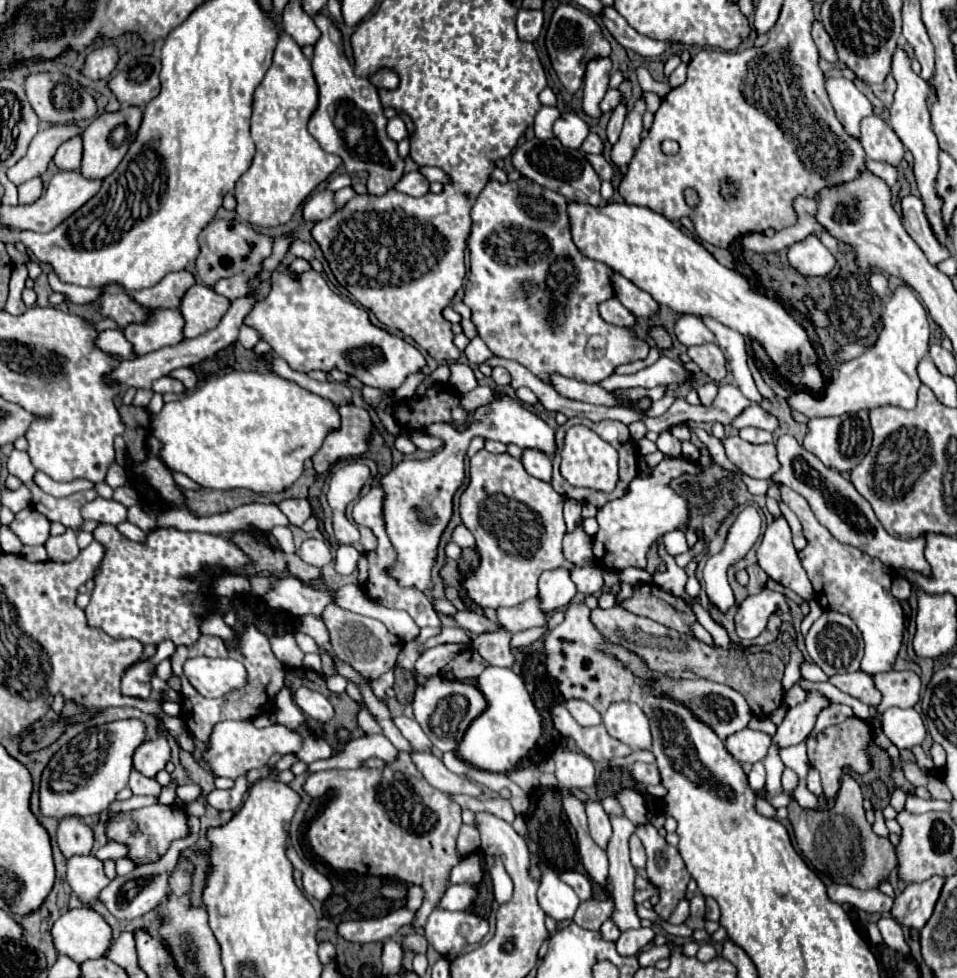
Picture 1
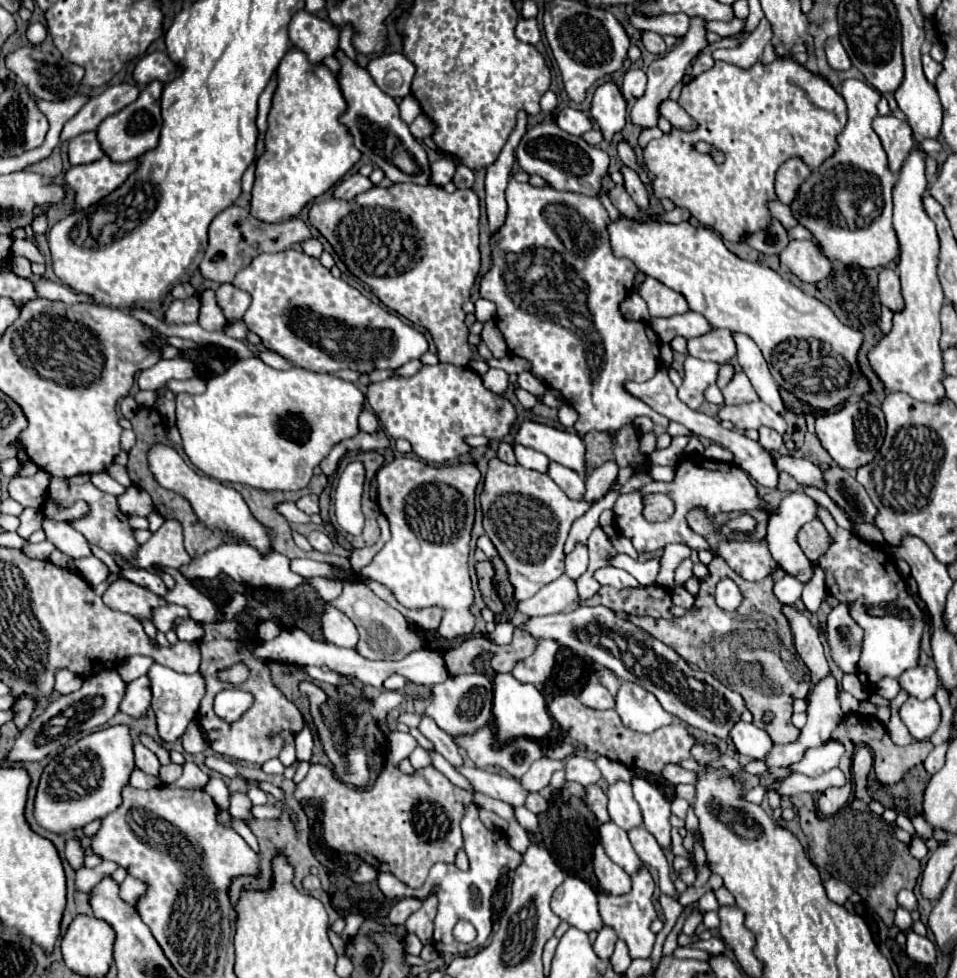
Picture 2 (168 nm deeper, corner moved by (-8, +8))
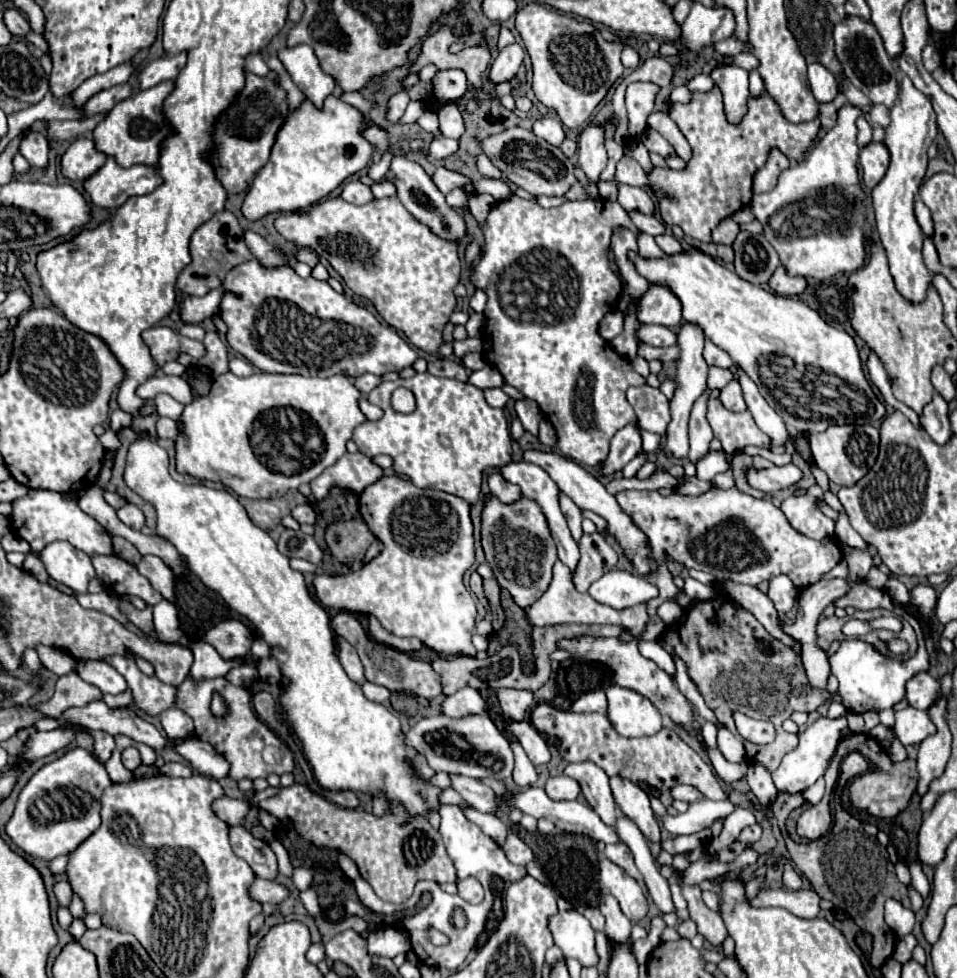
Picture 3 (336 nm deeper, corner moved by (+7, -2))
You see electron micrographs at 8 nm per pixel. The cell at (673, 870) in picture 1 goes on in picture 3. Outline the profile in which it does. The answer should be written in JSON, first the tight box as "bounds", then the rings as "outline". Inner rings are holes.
{"bounds":[611,777,659,843],"outline":[[[611,777],[611,791],[617,807],[641,829],[641,833],[645,833],[645,839],[649,843],[659,843],[659,823],[647,793],[639,785],[621,777]]]}

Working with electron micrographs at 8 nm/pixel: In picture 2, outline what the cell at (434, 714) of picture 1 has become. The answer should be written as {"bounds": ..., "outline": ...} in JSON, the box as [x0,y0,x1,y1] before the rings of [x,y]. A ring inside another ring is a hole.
{"bounds":[422,673,492,735],"outline":[[[480,673],[448,677],[444,683],[432,687],[432,701],[422,715],[432,717],[448,735],[452,735],[452,731],[476,731],[480,723],[492,719],[492,683]]]}

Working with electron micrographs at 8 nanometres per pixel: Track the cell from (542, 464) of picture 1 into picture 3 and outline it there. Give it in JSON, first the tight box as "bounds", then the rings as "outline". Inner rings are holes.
{"bounds":[561,493,583,541],"outline":[[[561,493],[561,511],[567,519],[567,525],[571,529],[571,535],[575,541],[579,541],[579,537],[583,535],[581,531],[581,521],[583,521],[583,515],[581,515],[581,509],[577,505],[573,505],[573,501],[569,501],[569,497],[565,497],[565,493]]]}

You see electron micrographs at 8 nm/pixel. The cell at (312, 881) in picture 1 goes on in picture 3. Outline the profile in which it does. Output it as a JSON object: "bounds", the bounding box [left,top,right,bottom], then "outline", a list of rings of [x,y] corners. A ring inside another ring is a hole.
{"bounds":[251,879,291,905],"outline":[[[255,879],[251,887],[251,897],[259,903],[271,903],[271,905],[281,905],[285,899],[289,899],[291,891],[285,883],[279,881],[265,881],[265,879]]]}

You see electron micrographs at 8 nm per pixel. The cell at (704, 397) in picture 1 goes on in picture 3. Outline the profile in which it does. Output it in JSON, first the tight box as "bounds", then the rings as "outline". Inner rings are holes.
{"bounds":[707,367,733,391],"outline":[[[711,367],[711,369],[709,369],[709,381],[707,381],[707,385],[709,385],[711,391],[713,391],[713,389],[723,389],[731,379],[733,379],[733,373],[731,373],[729,369]]]}

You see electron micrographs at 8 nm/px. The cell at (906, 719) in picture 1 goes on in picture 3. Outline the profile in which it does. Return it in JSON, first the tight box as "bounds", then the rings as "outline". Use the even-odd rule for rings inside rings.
{"bounds":[893,707,935,747],"outline":[[[905,707],[901,711],[895,711],[893,731],[897,739],[907,747],[907,745],[919,745],[927,735],[935,733],[935,725],[925,711],[919,711],[915,707]]]}

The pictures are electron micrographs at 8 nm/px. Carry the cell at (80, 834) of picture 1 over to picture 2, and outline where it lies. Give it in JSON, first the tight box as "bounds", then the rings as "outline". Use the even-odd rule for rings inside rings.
{"bounds":[66,839,84,871],"outline":[[[70,839],[70,841],[66,843],[66,859],[68,859],[68,863],[72,865],[74,871],[82,869],[82,865],[84,865],[84,853],[82,853],[80,841]]]}

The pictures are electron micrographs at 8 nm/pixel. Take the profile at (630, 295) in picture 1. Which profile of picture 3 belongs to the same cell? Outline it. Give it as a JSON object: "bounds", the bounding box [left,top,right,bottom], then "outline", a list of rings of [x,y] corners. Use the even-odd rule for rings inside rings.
{"bounds":[637,285,681,327],"outline":[[[649,285],[649,289],[637,301],[637,319],[641,325],[665,325],[675,327],[681,323],[681,303],[665,287]]]}

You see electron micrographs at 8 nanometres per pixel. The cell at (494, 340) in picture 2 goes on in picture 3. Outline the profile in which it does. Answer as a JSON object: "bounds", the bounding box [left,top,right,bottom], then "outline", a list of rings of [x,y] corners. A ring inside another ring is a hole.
{"bounds":[483,387,509,407],"outline":[[[499,387],[483,389],[483,395],[485,395],[485,401],[487,401],[491,407],[503,407],[503,405],[507,403],[507,399],[509,399]]]}

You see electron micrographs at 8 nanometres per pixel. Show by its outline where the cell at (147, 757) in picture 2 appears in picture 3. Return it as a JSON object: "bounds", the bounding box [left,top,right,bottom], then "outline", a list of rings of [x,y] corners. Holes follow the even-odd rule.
{"bounds":[121,747,141,771],"outline":[[[127,747],[127,749],[121,753],[121,761],[123,761],[123,765],[125,765],[129,771],[135,771],[135,769],[141,765],[139,751],[137,751],[135,747]]]}

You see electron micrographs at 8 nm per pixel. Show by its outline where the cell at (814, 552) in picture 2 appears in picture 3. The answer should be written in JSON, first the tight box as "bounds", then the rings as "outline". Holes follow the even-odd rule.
{"bounds":[615,487,841,589],"outline":[[[711,487],[701,495],[683,495],[683,493],[659,495],[657,491],[621,491],[615,497],[621,509],[625,509],[625,513],[633,517],[633,523],[649,537],[649,545],[653,545],[653,557],[657,557],[657,561],[667,557],[685,565],[687,569],[699,569],[711,573],[717,577],[717,581],[729,579],[757,587],[765,579],[769,581],[777,575],[787,575],[795,583],[795,587],[803,589],[807,585],[817,583],[821,575],[833,569],[841,559],[841,549],[837,539],[827,537],[825,541],[815,541],[801,535],[787,523],[779,507],[775,507],[767,499],[755,499],[739,491],[737,487],[731,489]]]}

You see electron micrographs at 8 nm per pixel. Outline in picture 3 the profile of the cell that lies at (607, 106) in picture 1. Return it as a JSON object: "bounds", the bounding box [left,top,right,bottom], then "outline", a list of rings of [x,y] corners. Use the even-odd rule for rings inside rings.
{"bounds":[625,83,659,137],"outline":[[[631,83],[625,91],[625,105],[629,113],[629,133],[639,137],[647,127],[647,115],[653,111],[653,101],[659,87],[653,83]]]}

